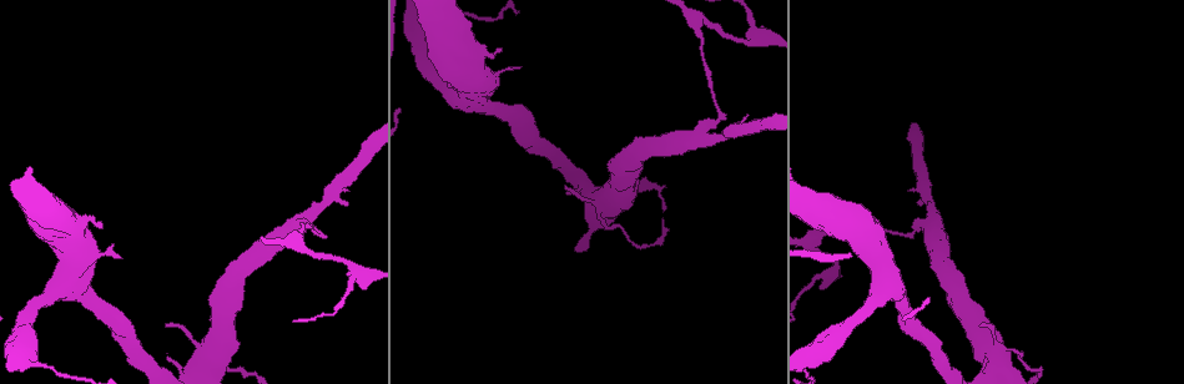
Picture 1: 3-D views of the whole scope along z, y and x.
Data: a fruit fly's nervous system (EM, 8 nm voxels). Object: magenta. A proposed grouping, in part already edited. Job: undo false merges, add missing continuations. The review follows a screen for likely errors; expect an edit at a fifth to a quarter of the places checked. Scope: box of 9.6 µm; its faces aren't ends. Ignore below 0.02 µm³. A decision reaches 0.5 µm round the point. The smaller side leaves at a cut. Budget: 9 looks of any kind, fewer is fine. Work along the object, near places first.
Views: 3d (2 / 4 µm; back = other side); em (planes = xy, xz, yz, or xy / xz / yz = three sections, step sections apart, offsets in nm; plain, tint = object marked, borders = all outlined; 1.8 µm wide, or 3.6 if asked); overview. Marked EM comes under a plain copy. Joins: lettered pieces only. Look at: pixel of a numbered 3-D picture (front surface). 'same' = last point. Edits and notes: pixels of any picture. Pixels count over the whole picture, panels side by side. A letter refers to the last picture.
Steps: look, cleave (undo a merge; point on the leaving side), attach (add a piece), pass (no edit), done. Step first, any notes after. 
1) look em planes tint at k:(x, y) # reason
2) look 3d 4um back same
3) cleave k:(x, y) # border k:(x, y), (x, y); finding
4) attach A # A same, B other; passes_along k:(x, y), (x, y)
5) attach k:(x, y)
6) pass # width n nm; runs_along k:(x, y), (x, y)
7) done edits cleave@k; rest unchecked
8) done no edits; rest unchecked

look 3d 4um at 1:(987, 358) # branch stops here

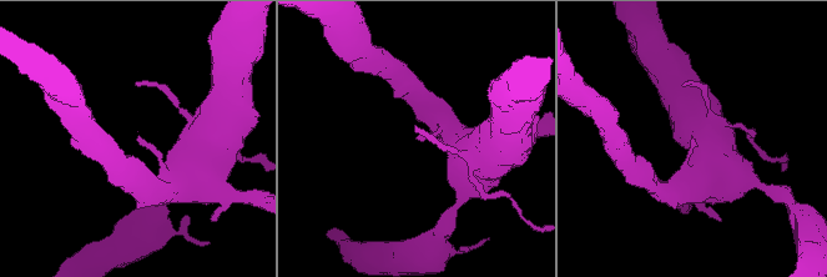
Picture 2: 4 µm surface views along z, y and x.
look em 3.6um planes borders at 2:(693, 139)

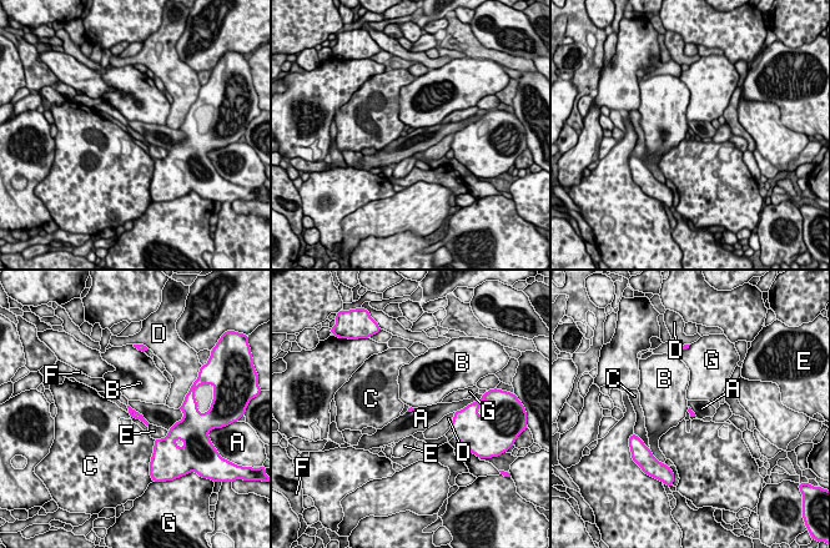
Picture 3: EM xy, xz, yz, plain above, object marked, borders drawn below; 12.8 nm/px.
pass # A other, B other, C other, D other, E other, F other, G other; border 3:(127, 405), (150, 423); none of them fits

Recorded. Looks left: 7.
look em xy step 4 borders at 1:(519, 66) # branch stops here

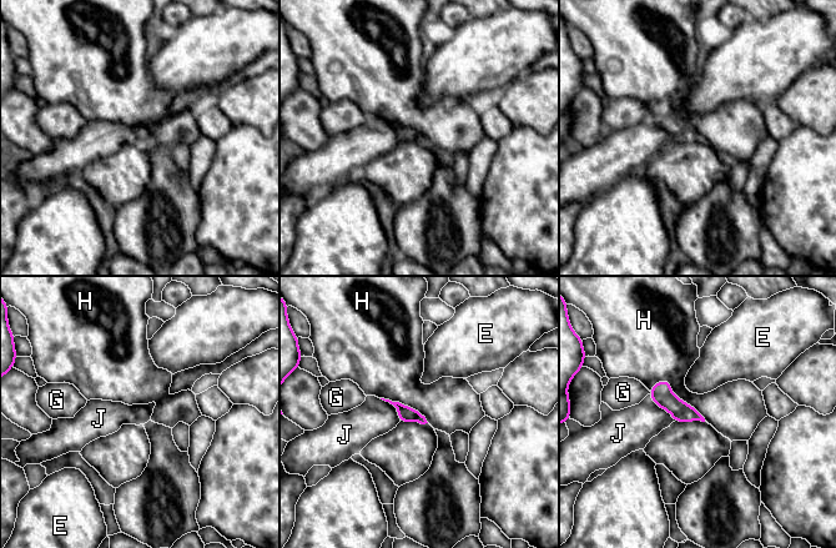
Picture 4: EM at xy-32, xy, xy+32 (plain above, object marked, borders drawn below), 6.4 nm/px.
look em planes borders same # another direction

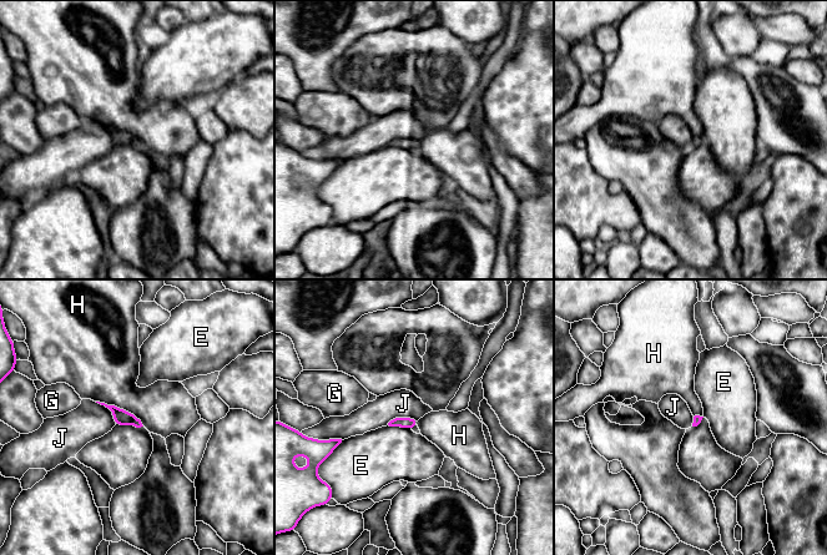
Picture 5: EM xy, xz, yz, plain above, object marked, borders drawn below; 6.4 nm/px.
pass # longest_contact H 360 nm; E other, G other, H other, J other; no lettered piece goes on from it

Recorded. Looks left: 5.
look em xy step 4 tint at 1:(698, 135) # small branch off a trunk

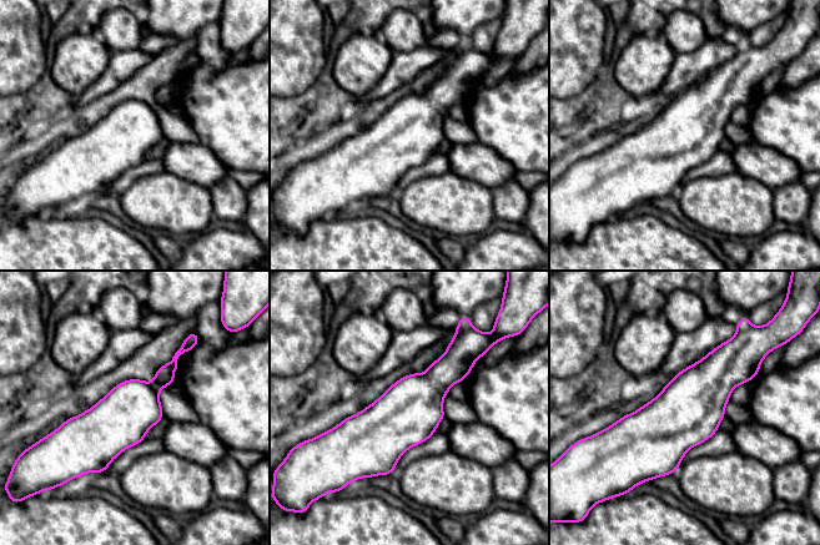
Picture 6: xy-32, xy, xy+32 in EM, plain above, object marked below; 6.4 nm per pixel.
look em planes borders same # another direction

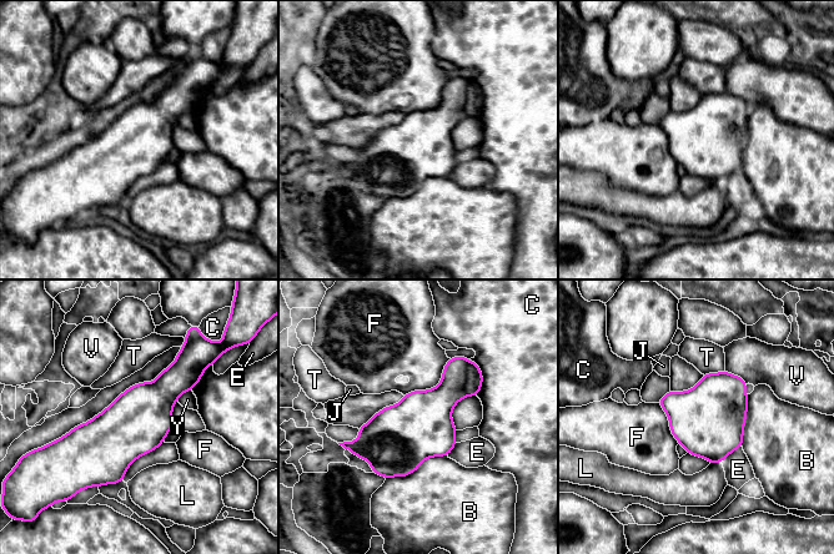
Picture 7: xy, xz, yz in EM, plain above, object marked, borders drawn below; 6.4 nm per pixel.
cleave 7:(473, 377) # longest_contact B 420 nm; B other, C other, E other, F other, J other, L other, T other, V other, Y other; border 7:(470, 361), (466, 368), (466, 394); two neurons meet here

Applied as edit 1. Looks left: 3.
look 3d 4um at 1:(810, 355) # sudden change in width

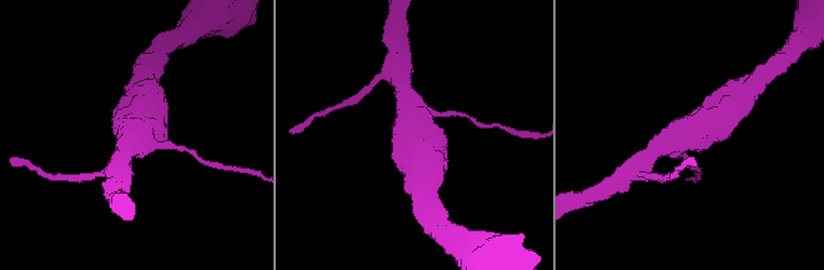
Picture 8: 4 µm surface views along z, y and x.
look em 3.6um planes borders at 8:(694, 129)

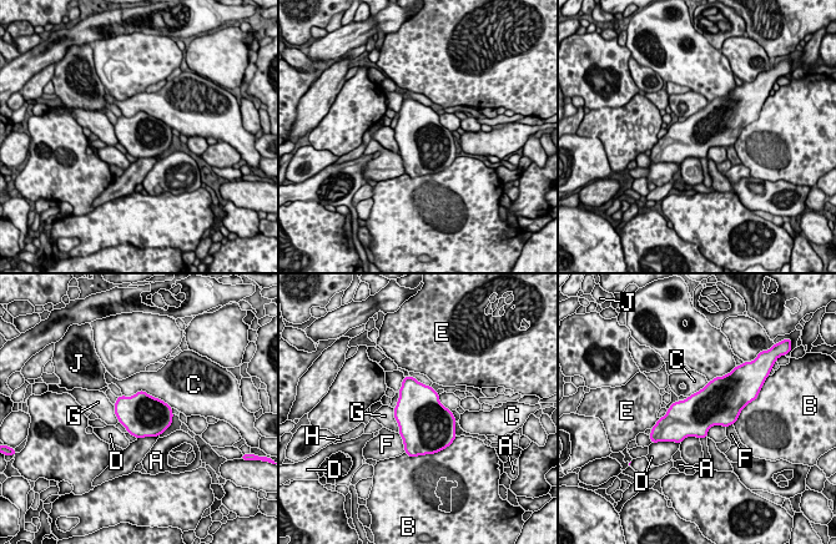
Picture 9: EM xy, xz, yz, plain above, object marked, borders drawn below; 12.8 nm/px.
pass # longest_contact C 650 nm; A other, B other, C other, D other, E other, F other, G other, H other, J other; one neuron here

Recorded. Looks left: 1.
done edits cleave@7; rest unchecked

